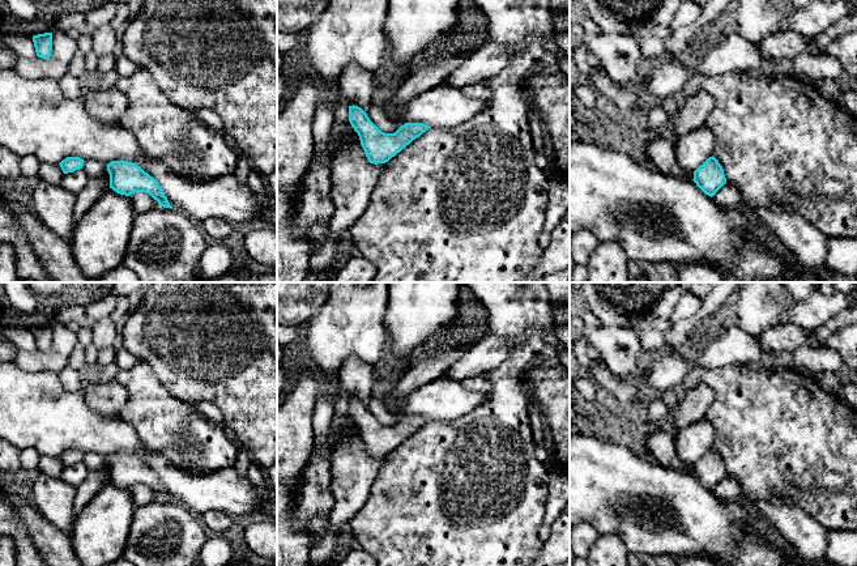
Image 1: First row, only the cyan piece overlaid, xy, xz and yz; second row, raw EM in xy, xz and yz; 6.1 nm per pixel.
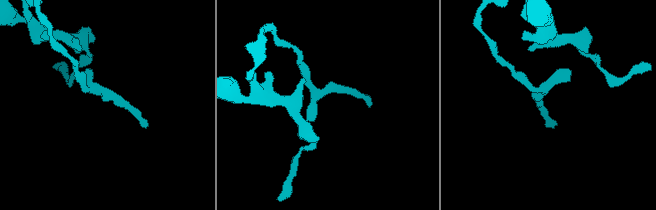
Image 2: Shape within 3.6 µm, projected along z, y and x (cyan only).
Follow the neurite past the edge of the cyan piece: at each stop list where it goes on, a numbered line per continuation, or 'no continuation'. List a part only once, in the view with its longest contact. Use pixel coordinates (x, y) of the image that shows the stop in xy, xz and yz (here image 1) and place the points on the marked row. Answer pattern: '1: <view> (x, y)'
no continuation

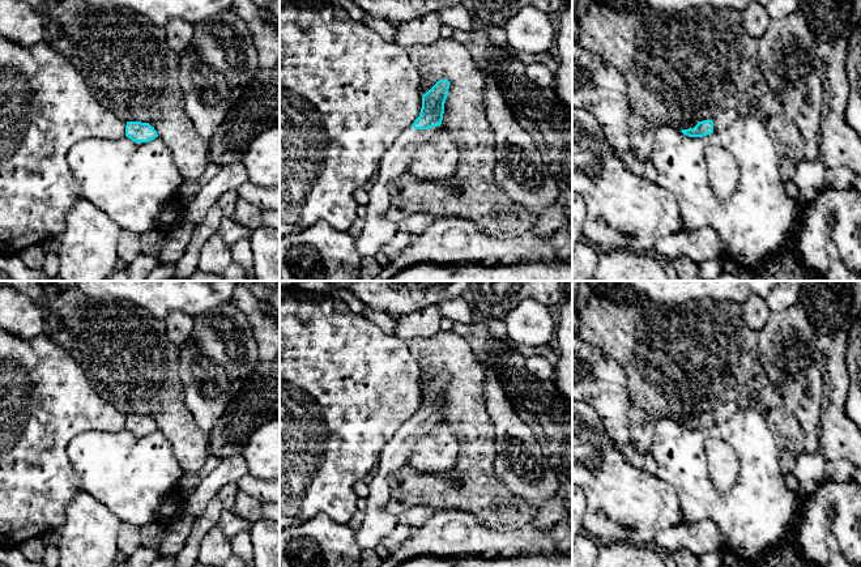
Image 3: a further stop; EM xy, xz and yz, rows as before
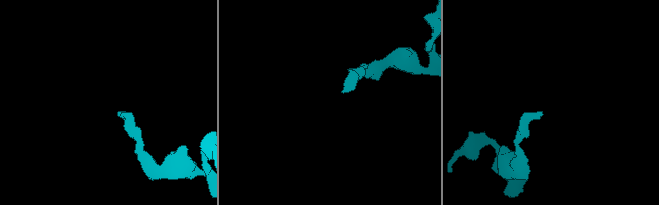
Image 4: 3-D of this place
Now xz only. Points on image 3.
1: xz (378, 230)

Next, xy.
no continuation

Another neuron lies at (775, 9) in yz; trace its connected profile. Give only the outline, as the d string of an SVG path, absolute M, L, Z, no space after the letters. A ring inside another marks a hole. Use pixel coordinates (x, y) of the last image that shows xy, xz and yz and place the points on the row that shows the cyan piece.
M768 0L764 5L767 16L771 20L784 18L800 7L800 0Z

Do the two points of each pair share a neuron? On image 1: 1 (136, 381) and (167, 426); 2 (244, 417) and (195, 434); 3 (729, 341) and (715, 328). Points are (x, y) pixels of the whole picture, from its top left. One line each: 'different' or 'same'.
1: same
2: different
3: different

